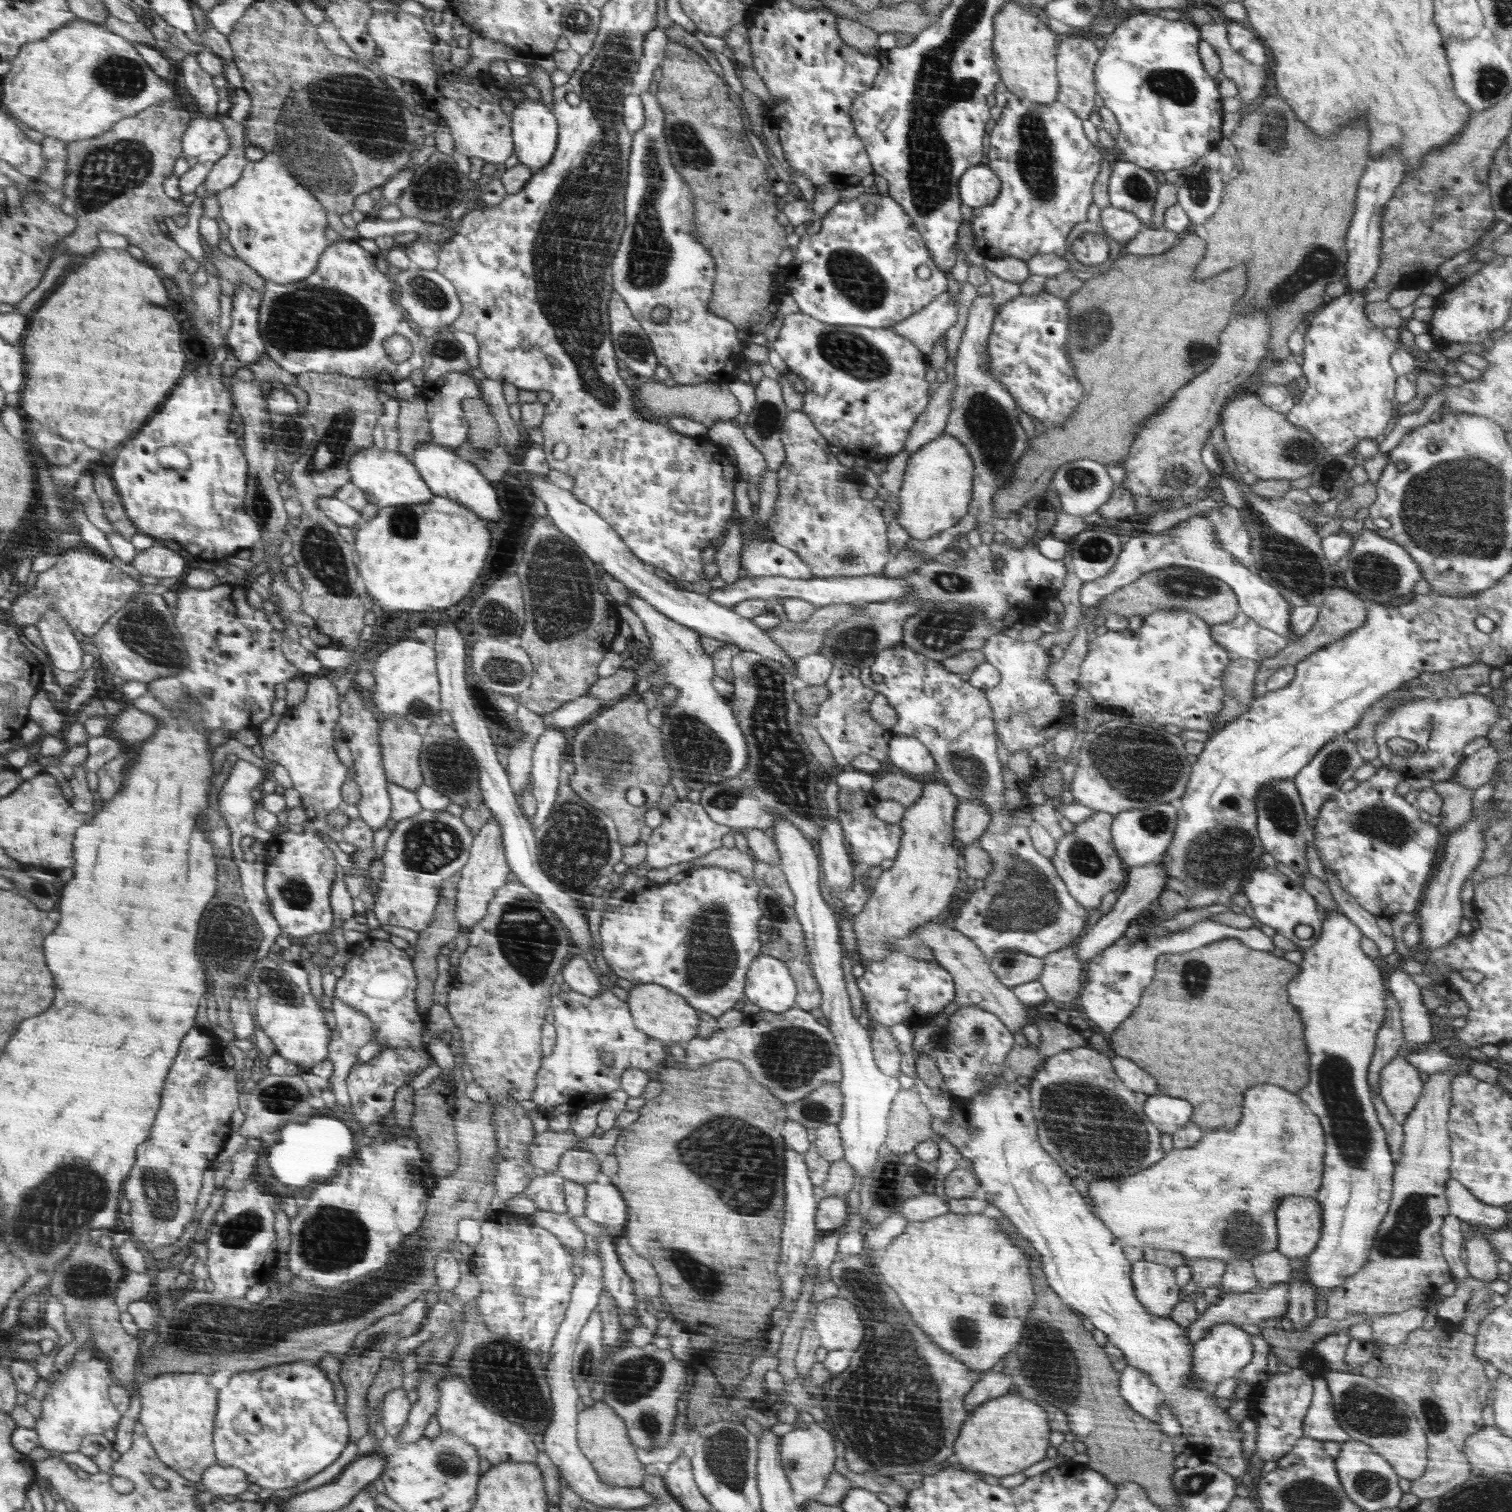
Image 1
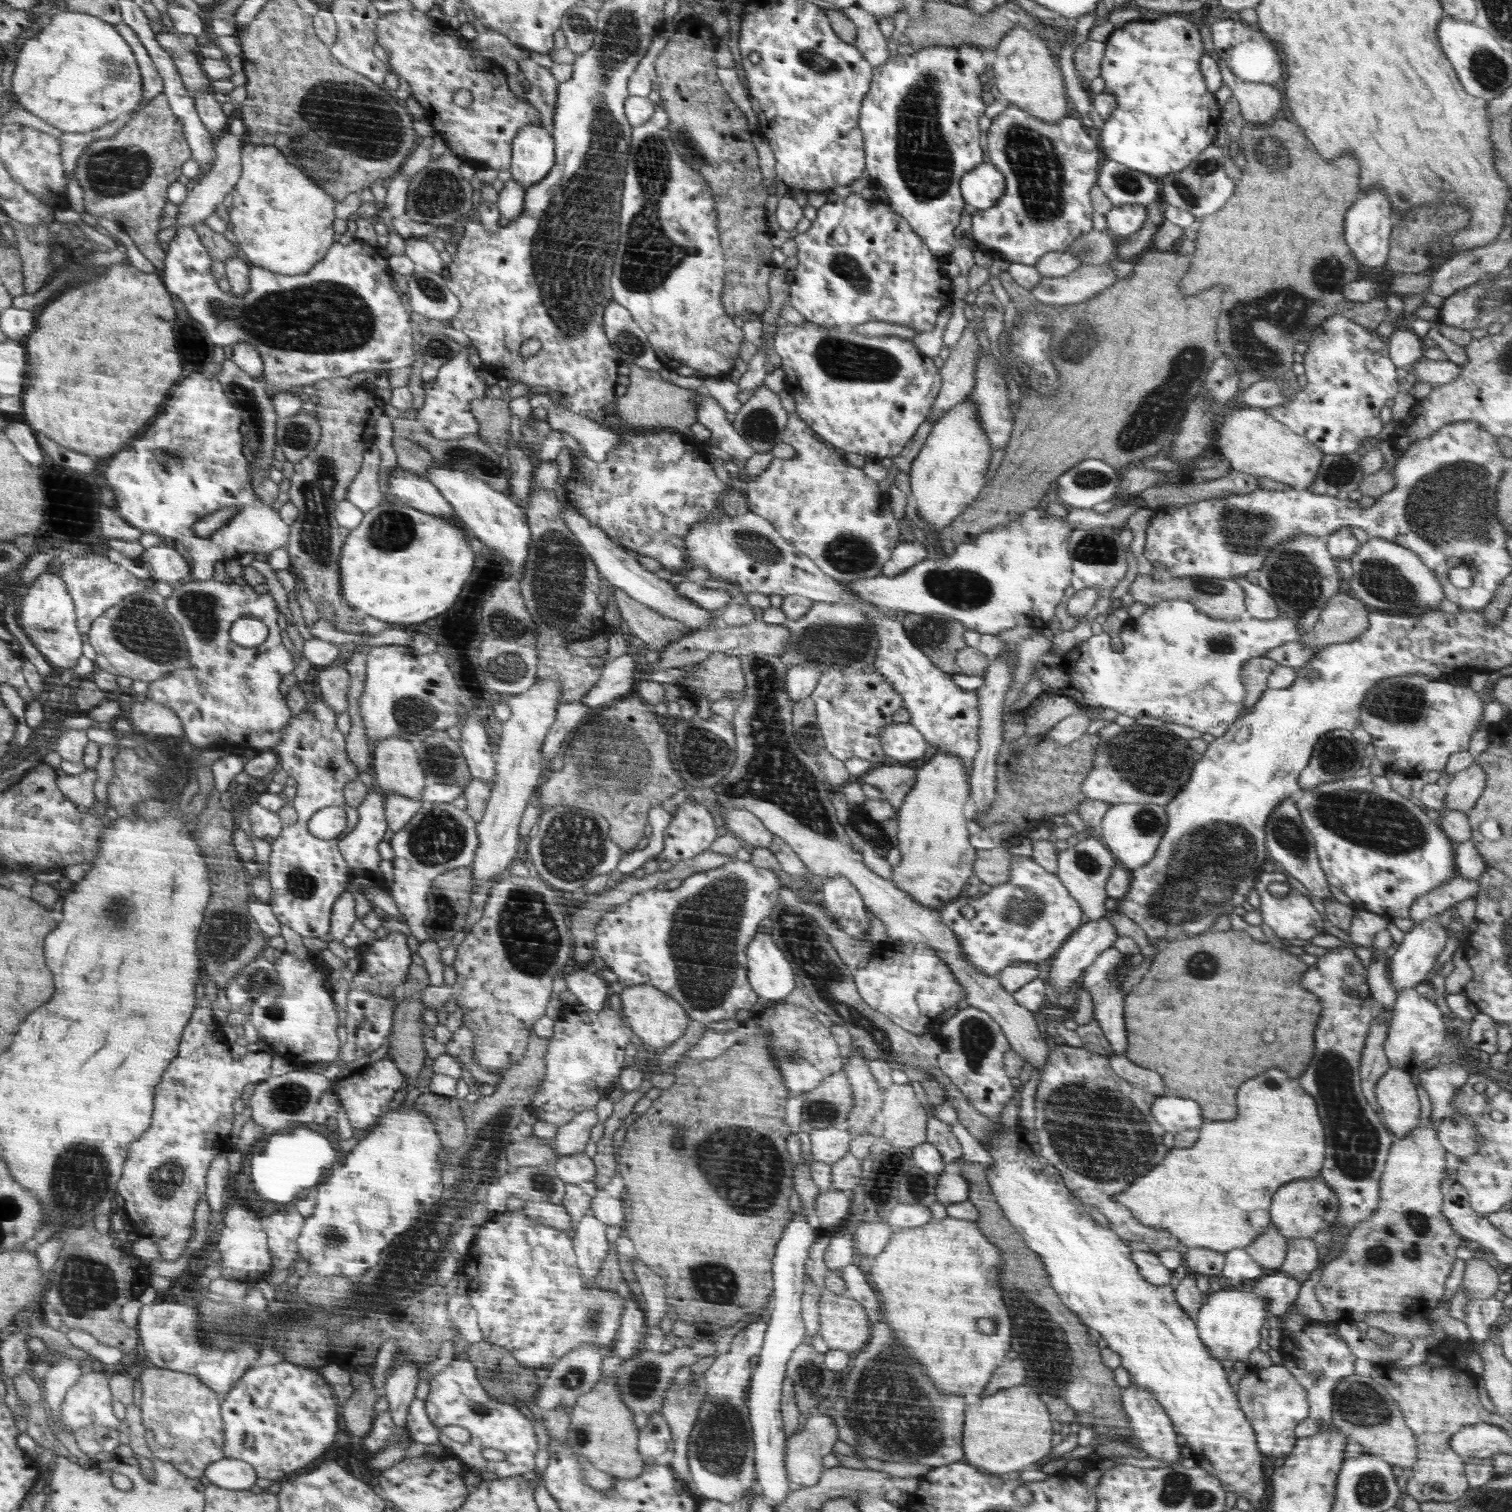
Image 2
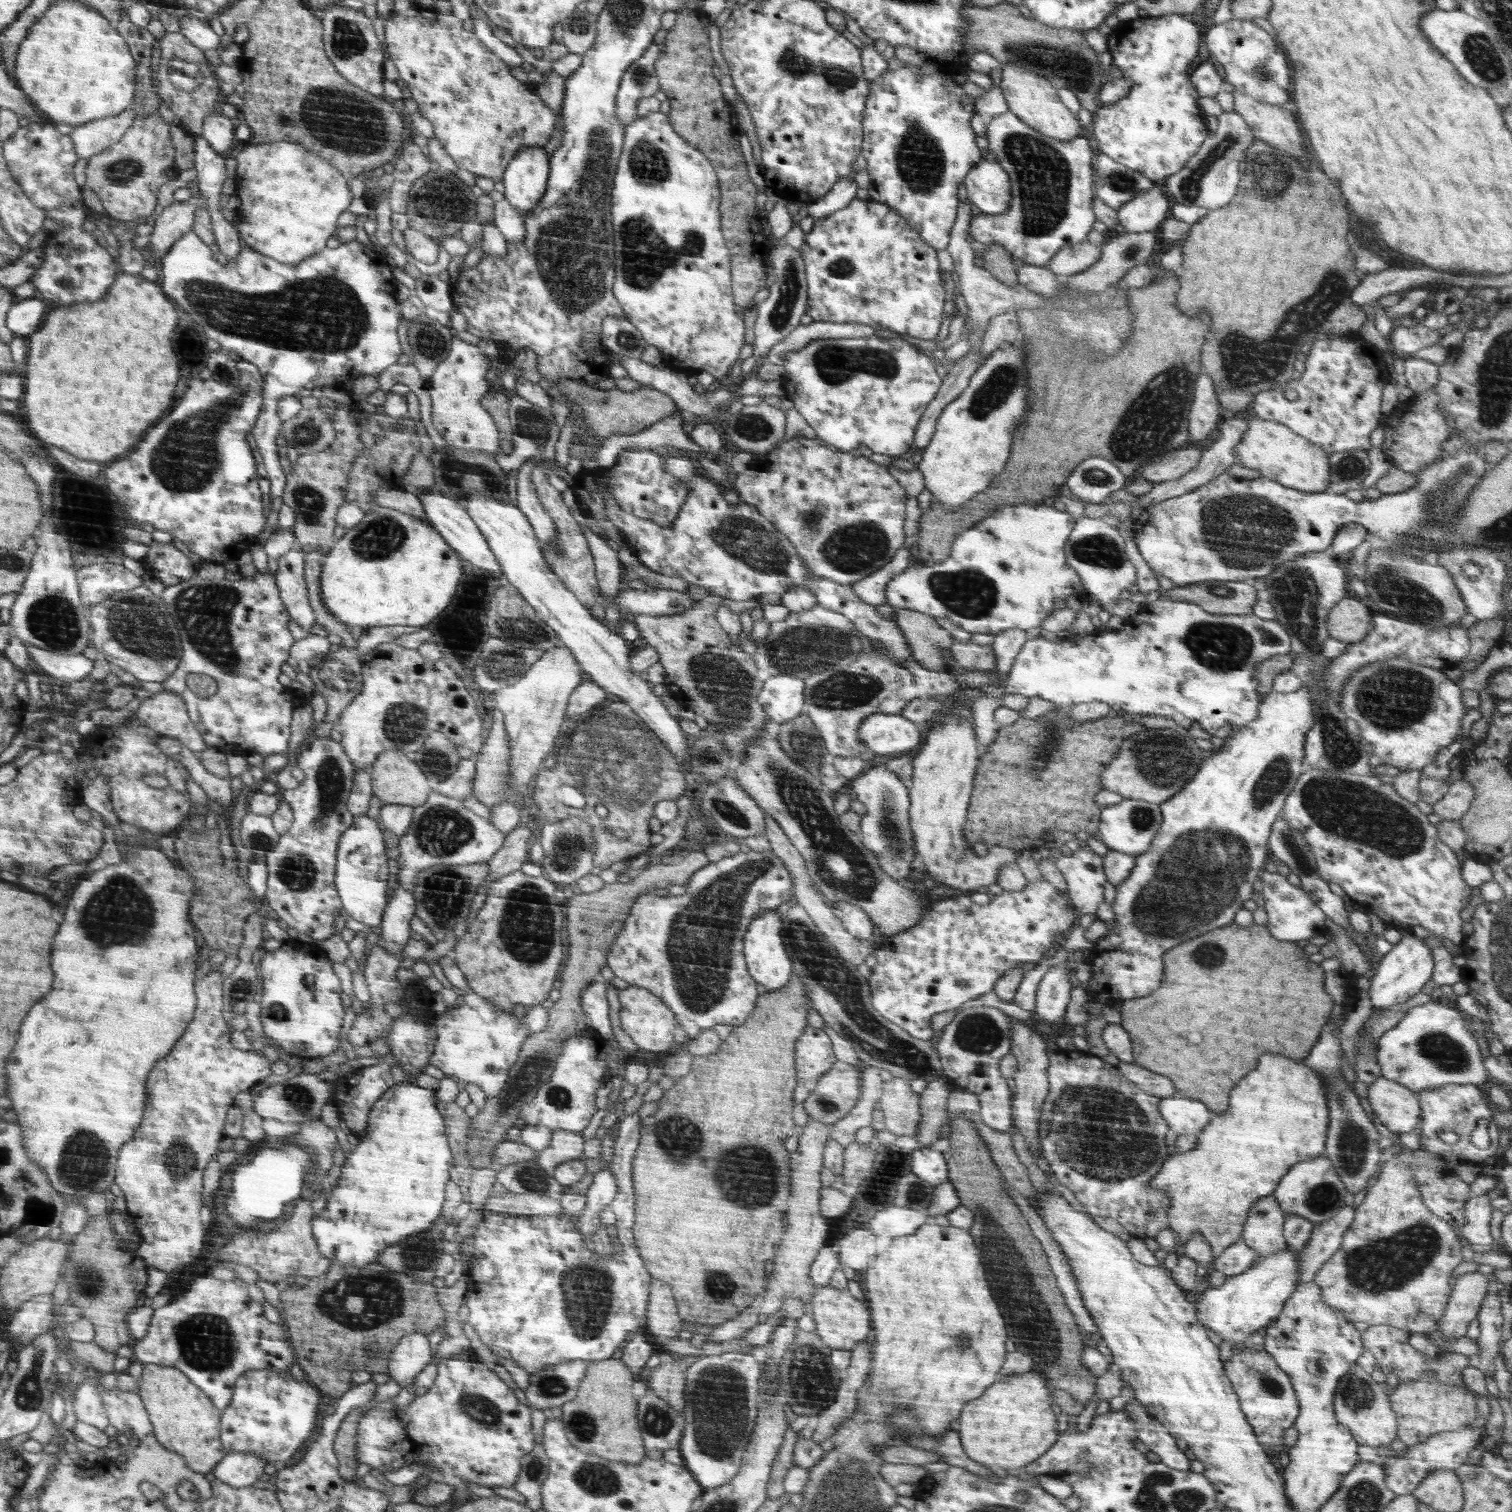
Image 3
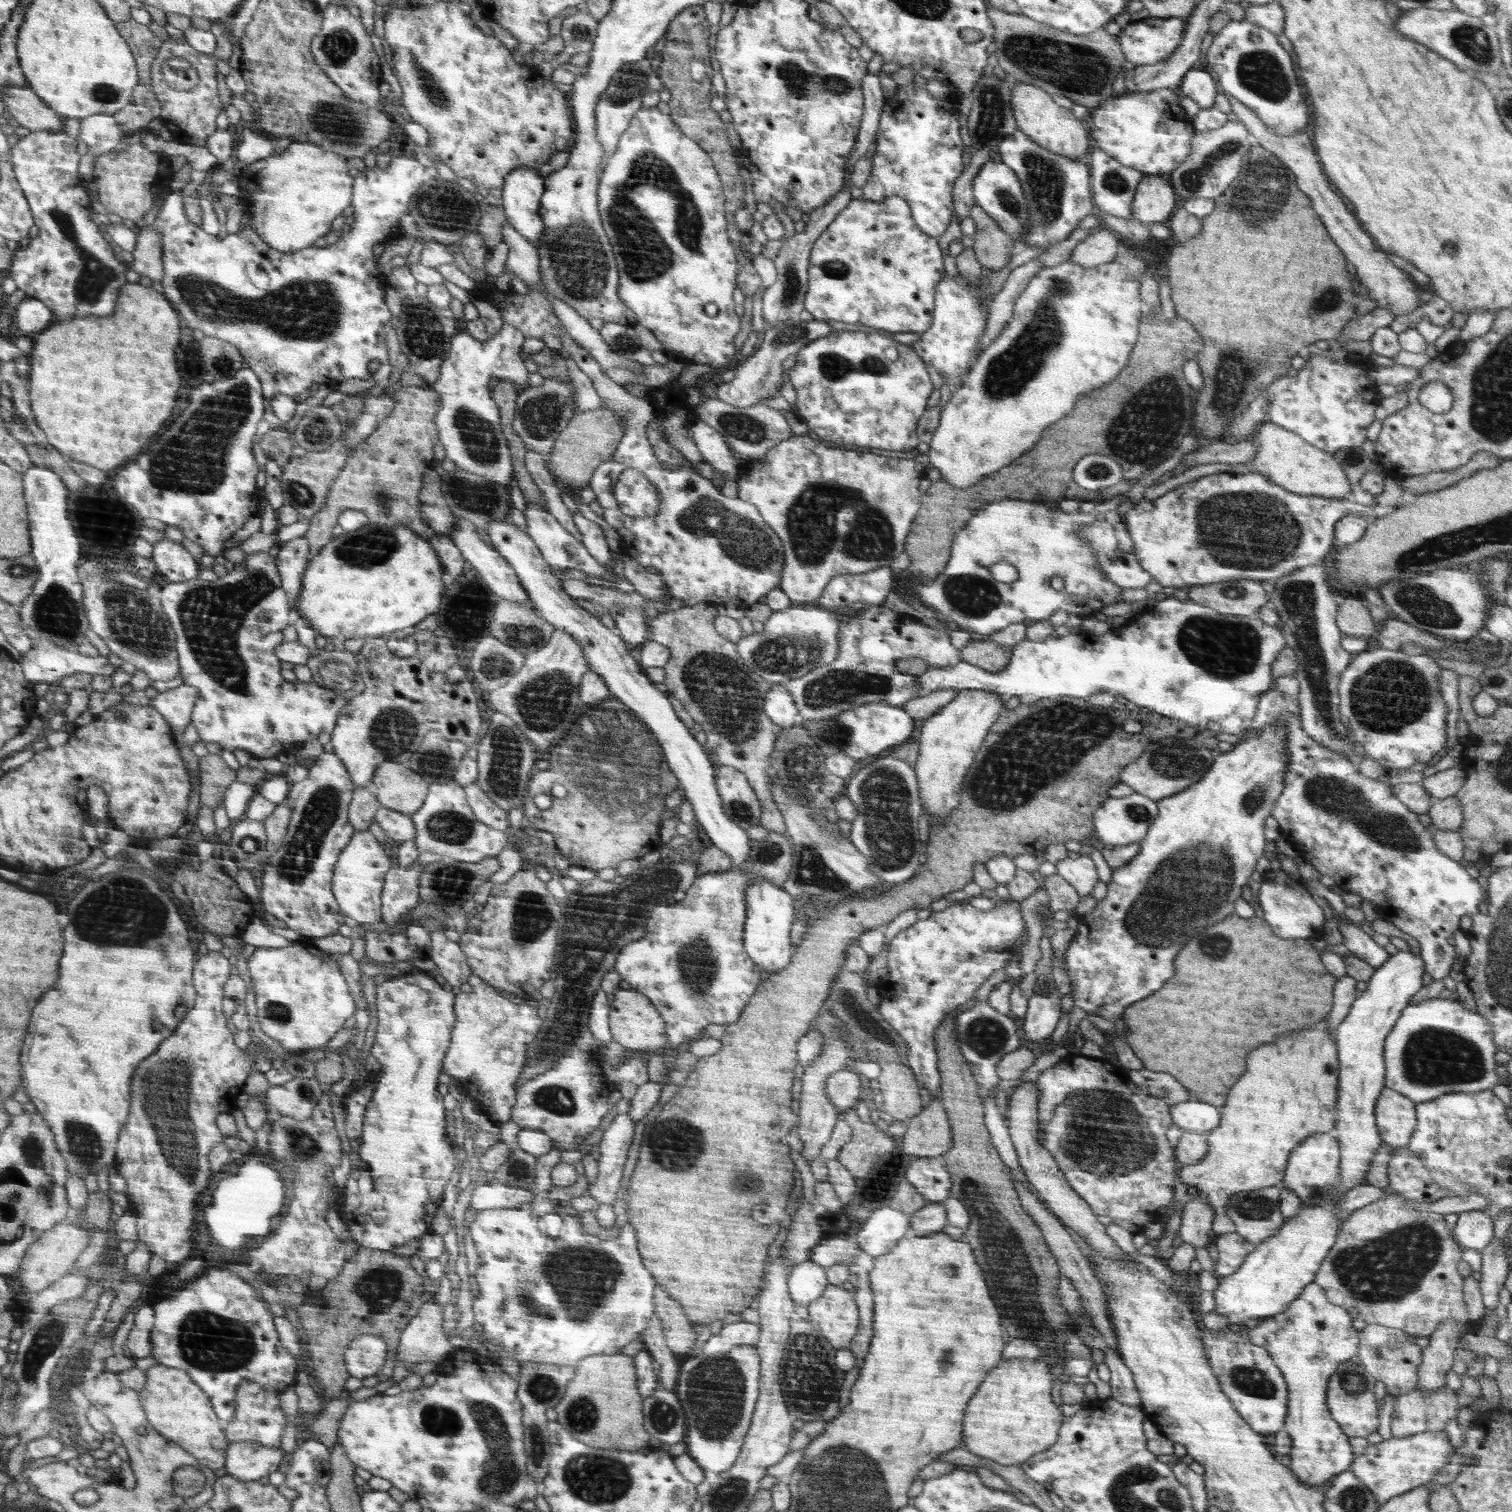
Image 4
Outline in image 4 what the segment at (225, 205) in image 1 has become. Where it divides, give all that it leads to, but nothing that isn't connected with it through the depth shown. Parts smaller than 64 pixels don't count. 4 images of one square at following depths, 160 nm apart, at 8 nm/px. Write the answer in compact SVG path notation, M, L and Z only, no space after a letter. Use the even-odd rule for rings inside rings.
M291 142L281 153L275 151L266 158L250 163L244 172L238 174L240 183L239 196L252 205L244 208L245 222L254 225L258 233L272 248L280 252L299 251L330 232L330 222L350 206L353 199L352 176L348 176L348 164L340 158L340 153L322 149L319 145L310 142Z

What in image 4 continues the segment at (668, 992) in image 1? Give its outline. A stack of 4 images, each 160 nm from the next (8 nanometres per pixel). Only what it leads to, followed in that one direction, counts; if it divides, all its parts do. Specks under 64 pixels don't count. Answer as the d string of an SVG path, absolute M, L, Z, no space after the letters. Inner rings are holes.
M636 989L615 990L611 1004L611 1030L614 1042L630 1050L658 1050L669 1044L667 1039L666 1022L660 1016L658 1009L651 999Z

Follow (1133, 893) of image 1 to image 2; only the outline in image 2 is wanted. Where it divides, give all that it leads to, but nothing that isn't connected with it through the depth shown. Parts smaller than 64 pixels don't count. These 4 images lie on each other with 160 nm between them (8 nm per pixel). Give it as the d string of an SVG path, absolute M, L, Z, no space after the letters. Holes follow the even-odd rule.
M1106 917L1095 921L1088 921L1083 927L1080 927L1067 943L1050 961L1049 984L1051 984L1055 991L1061 995L1067 993L1070 985L1079 984L1080 979L1085 973L1088 965L1092 964L1099 954L1104 950L1114 945L1117 939L1116 928L1108 921Z

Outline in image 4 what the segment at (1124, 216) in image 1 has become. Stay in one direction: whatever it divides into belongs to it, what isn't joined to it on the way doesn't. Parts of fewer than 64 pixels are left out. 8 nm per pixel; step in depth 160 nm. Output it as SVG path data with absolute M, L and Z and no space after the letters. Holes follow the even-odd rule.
M1144 174L1135 192L1134 218L1145 225L1166 223L1176 208L1176 194L1168 176Z

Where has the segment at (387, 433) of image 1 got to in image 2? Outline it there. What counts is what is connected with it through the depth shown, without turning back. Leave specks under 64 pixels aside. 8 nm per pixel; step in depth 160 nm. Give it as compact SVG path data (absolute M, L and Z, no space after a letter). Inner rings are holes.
M372 445L364 456L362 470L358 471L345 494L345 499L364 513L384 503L384 495L378 485L379 464L380 450L376 445Z

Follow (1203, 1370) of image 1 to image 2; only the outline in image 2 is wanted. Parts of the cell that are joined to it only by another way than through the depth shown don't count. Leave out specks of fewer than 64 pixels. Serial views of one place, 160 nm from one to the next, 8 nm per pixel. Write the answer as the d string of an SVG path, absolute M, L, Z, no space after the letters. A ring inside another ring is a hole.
M1258 1280L1245 1282L1230 1290L1221 1289L1219 1292L1210 1292L1206 1303L1197 1312L1197 1331L1200 1340L1207 1345L1212 1357L1220 1363L1228 1358L1235 1361L1244 1361L1250 1353L1258 1348L1260 1342L1259 1330L1264 1326L1267 1317L1266 1297L1256 1295Z

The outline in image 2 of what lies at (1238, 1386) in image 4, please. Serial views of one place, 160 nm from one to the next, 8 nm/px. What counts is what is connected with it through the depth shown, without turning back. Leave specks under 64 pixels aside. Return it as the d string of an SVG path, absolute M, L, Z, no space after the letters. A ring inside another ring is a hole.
M1284 1366L1250 1367L1249 1371L1239 1383L1239 1407L1254 1429L1258 1450L1263 1455L1286 1457L1297 1439L1294 1429L1309 1416L1307 1392Z

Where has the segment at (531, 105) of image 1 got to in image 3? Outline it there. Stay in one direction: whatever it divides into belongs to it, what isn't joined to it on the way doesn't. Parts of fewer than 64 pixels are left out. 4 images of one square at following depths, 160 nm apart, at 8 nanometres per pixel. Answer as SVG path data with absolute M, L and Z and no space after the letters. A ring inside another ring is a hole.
M524 147L508 163L501 180L505 186L505 199L522 216L532 212L547 192L549 159L543 147Z

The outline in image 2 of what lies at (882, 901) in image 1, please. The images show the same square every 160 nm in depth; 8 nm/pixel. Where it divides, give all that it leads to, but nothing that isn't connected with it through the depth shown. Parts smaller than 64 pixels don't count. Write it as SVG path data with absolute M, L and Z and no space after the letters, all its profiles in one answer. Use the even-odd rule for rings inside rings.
M934 751L931 757L924 762L920 762L916 768L916 784L905 796L904 803L898 811L898 846L901 852L900 863L893 866L892 882L904 891L910 893L920 904L932 909L940 909L958 898L960 888L968 882L970 876L975 876L974 862L977 850L974 850L968 840L968 830L966 830L966 818L964 818L964 804L966 798L971 796L970 778L963 758L956 753L942 753Z

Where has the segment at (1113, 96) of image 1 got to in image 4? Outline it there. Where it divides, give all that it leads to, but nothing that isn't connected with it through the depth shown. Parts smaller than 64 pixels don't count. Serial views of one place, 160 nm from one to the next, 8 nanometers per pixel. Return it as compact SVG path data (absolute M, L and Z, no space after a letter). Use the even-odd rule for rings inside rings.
M1144 14L1134 18L1118 37L1130 65L1154 65L1168 58L1180 46L1184 29L1185 21L1181 18ZM1156 89L1145 93L1127 93L1117 95L1098 108L1090 111L1088 121L1092 126L1092 138L1098 149L1103 150L1120 161L1120 164L1130 168L1139 169L1143 174L1158 174L1167 176L1175 168L1178 168L1184 159L1190 154L1191 140L1195 135L1194 127L1184 111L1178 104L1180 92L1178 89Z

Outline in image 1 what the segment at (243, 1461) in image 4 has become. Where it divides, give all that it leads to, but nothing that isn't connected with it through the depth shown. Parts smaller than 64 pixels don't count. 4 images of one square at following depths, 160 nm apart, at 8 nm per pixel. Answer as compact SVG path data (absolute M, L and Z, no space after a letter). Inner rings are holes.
M216 1465L209 1468L202 1480L207 1487L207 1493L217 1495L238 1495L247 1490L249 1482L247 1481L247 1474L236 1468L224 1465Z

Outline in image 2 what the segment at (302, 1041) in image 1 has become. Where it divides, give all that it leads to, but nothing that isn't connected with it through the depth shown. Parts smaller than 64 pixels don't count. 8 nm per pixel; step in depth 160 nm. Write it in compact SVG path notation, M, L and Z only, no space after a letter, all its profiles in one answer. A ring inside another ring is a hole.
M284 952L274 964L283 986L283 992L279 996L260 997L253 1001L251 1007L252 1025L276 1054L287 1058L294 1066L303 1068L315 1062L334 1064L334 1061L340 1060L339 1054L343 1046L340 1043L340 1025L344 1015L340 1004L336 1003L336 982L334 982L338 974L319 957L309 957L303 961Z

